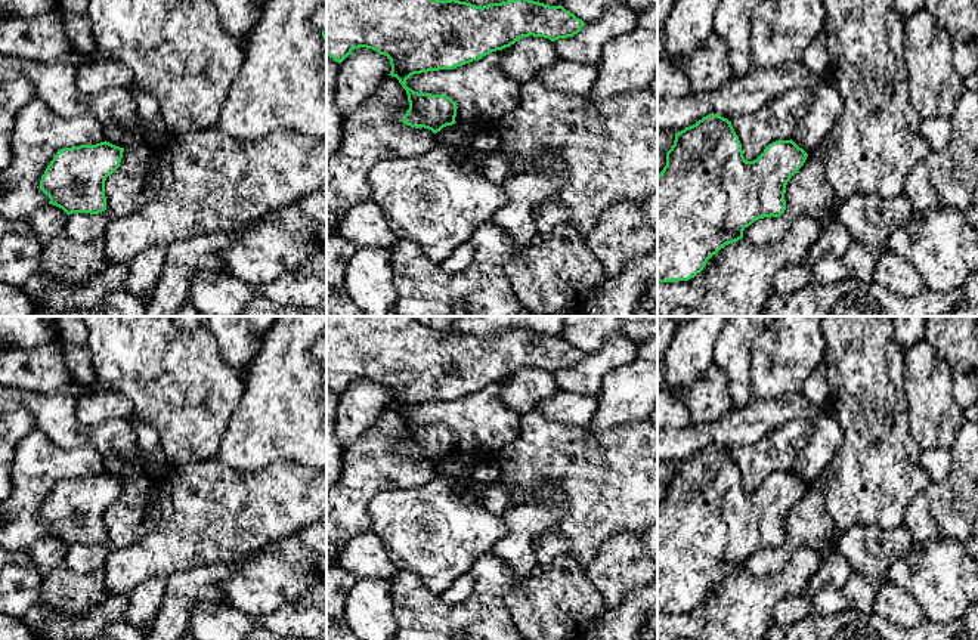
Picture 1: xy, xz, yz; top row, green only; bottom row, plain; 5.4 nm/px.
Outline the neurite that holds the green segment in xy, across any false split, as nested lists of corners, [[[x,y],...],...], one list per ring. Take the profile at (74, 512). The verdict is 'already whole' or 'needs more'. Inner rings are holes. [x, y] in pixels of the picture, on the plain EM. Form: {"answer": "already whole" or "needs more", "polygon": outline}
{"answer": "already whole", "polygon": [[[109,473],[62,479],[40,511],[49,535],[72,544],[99,545],[106,541],[105,511],[121,494],[124,479]]]}

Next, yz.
{"answer": "already whole", "polygon": [[[714,443],[675,464],[674,476],[666,483],[666,497],[657,505],[657,613],[694,609],[714,585],[742,571],[743,562],[755,551],[780,548],[786,541],[786,516],[807,488],[790,470],[770,474],[756,491],[748,492],[731,452]]]}

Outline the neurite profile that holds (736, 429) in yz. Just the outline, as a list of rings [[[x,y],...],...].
[[[801,392],[767,401],[752,399],[745,409],[731,409],[714,423],[657,430],[657,461],[678,464],[712,443],[733,452],[753,445],[786,421],[814,421],[818,415],[832,412],[835,405],[830,399],[821,408],[813,408]]]

